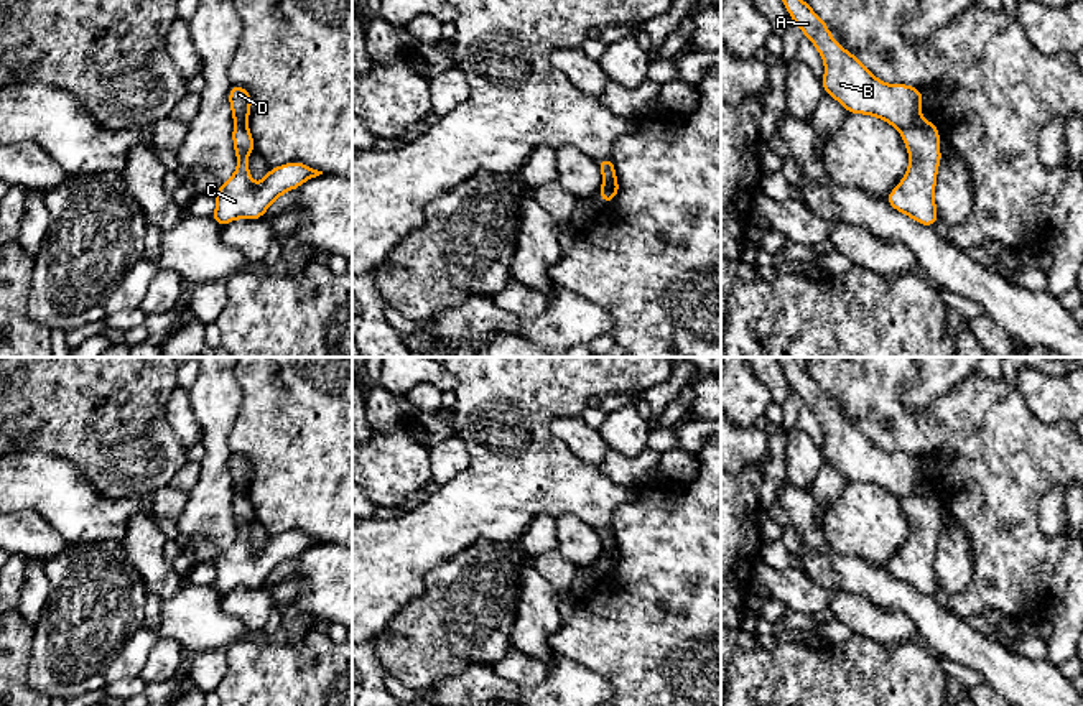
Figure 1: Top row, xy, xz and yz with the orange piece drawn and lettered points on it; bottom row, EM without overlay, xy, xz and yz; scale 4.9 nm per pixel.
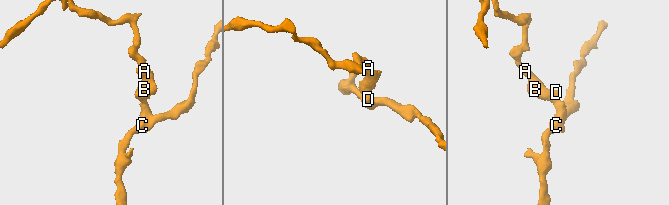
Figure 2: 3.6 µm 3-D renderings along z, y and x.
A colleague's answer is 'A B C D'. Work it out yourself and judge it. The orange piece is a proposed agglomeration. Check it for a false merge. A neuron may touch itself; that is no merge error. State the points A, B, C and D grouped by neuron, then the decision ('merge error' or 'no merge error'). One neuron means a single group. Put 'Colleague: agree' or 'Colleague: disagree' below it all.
groups A B D / C; merge error
Colleague: disagree

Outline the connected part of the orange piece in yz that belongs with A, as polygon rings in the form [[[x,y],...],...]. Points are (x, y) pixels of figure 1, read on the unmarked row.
[[[779,357],[779,364],[795,393],[800,395],[825,431],[821,454],[848,482],[862,482],[885,489],[899,500],[910,495],[922,481],[922,459],[907,453],[884,453],[853,421],[831,403],[830,395],[793,357]]]

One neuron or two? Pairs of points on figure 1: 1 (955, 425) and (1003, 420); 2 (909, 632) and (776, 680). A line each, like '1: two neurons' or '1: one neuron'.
1: one neuron
2: two neurons

